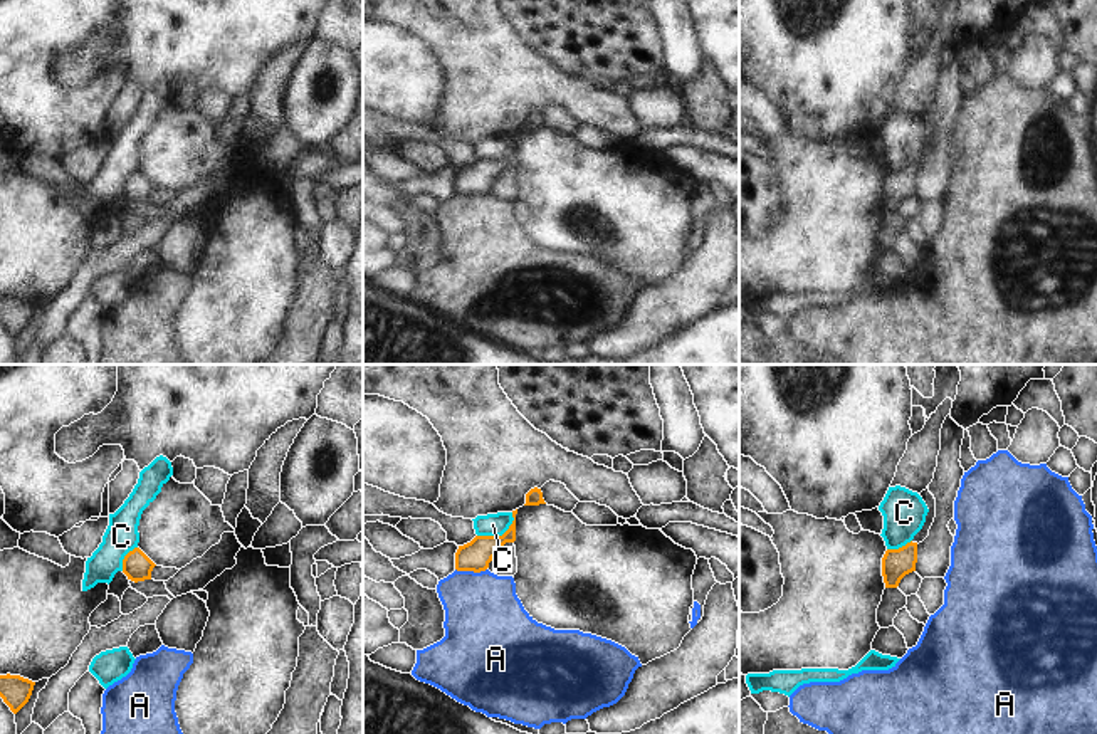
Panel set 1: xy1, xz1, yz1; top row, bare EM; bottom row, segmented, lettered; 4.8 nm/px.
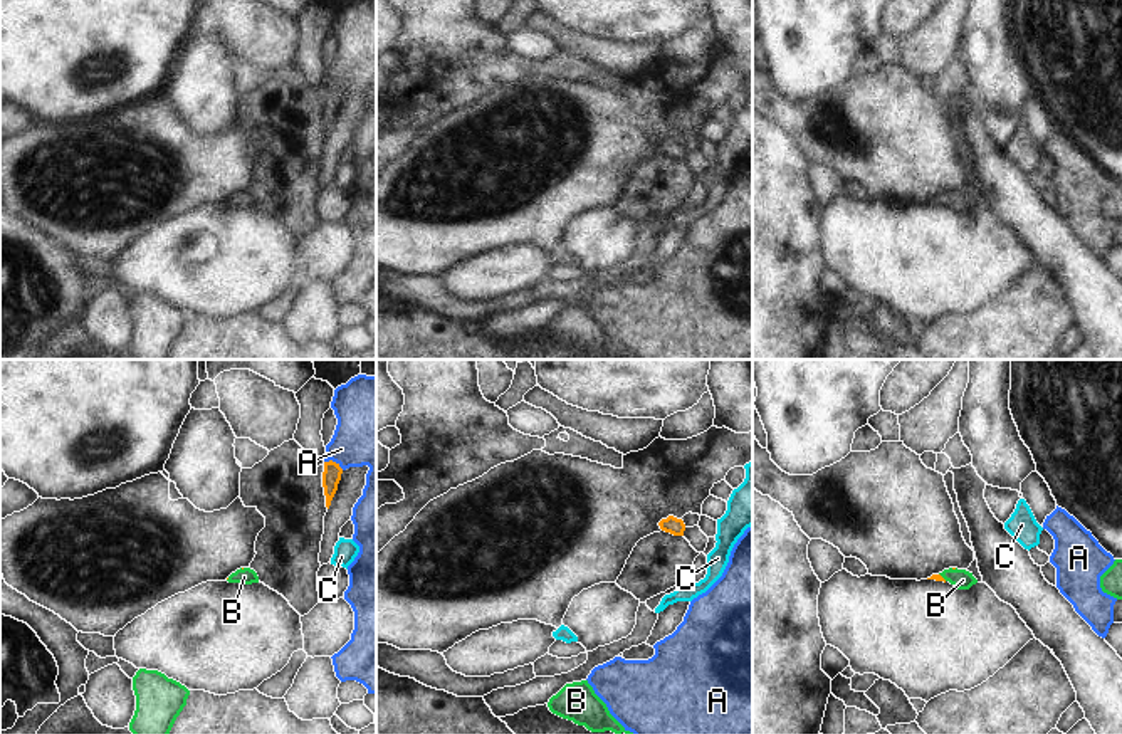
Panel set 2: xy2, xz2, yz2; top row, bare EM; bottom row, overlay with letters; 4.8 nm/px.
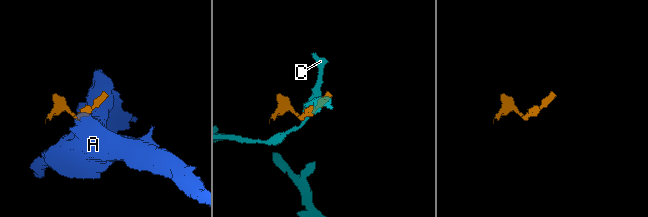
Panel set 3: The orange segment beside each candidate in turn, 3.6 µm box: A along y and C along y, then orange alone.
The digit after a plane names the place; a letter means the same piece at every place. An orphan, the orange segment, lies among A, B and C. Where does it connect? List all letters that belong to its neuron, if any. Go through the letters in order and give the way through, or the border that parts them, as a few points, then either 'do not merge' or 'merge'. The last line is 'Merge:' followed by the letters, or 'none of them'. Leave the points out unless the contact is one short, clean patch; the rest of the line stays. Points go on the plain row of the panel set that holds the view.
A: border along xz1 (456, 192), (469, 195), (486, 193); do not merge
B: runs through yz2 (934, 200), (941, 200), (958, 200), (963, 204); merge
C: border along xz1 (513, 136), (513, 146), (501, 158), (477, 160); do not merge
Merge: B

